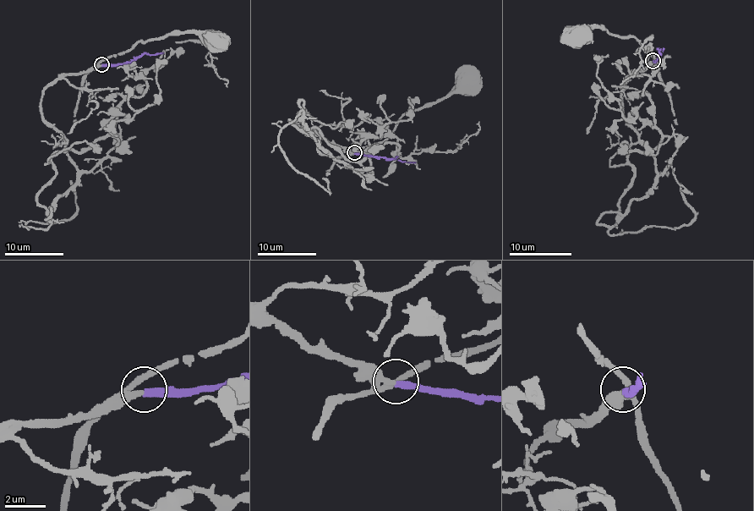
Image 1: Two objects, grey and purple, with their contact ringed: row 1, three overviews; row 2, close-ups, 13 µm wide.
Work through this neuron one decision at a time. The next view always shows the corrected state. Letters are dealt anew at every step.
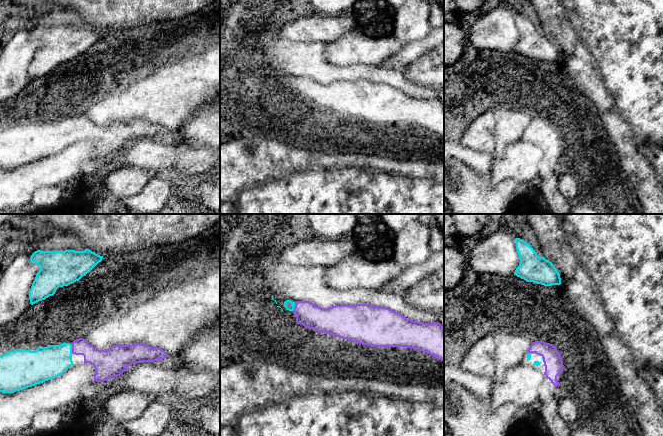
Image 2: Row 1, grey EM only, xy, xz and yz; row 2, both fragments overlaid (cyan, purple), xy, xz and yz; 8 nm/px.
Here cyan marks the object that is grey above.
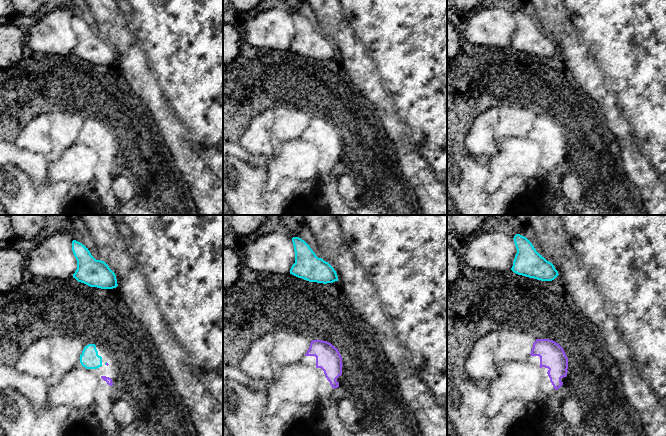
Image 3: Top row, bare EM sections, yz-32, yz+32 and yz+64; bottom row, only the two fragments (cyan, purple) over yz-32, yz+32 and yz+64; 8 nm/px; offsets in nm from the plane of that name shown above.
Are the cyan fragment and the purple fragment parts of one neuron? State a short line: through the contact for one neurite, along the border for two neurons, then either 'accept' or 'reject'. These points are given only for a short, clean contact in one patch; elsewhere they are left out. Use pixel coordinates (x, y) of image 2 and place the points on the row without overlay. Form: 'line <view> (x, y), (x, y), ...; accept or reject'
line xy (46, 139), (71, 125), (86, 125), (100, 135); accept

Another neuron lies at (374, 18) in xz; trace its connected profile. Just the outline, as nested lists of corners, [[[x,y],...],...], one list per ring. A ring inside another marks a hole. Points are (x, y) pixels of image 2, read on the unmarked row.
[[[356,0],[352,13],[357,30],[367,37],[392,36],[395,9],[386,0]]]

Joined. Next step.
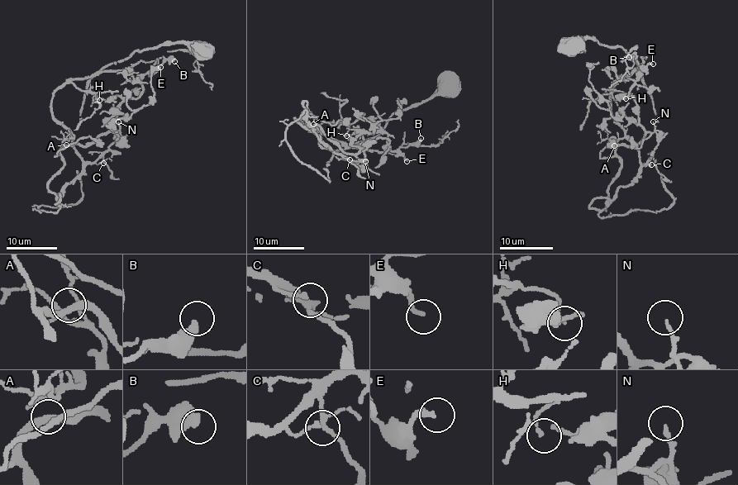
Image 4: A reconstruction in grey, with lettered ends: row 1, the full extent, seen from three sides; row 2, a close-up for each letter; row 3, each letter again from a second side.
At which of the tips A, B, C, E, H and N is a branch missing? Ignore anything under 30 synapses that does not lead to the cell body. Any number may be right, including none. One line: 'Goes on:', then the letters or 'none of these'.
Goes on: none of these

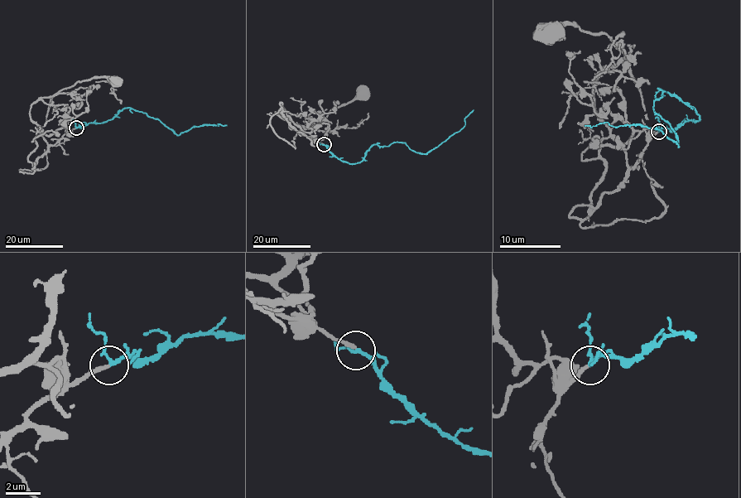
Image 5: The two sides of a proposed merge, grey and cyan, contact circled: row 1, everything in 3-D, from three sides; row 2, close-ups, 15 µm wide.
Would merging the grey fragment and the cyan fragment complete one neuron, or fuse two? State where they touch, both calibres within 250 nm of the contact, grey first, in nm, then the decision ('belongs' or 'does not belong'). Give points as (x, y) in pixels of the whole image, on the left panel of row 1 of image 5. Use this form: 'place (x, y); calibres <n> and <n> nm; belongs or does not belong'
place (76, 128); calibres 190 and 170 nm; belongs

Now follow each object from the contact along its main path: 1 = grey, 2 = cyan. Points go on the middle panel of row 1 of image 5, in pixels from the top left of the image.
1: (323, 144), (296, 132), (277, 114), (306, 128), (319, 123), (331, 109), (358, 99), (363, 93)
2: (323, 144), (339, 159), (353, 164), (377, 144), (401, 142), (425, 153), (459, 132), (473, 109)

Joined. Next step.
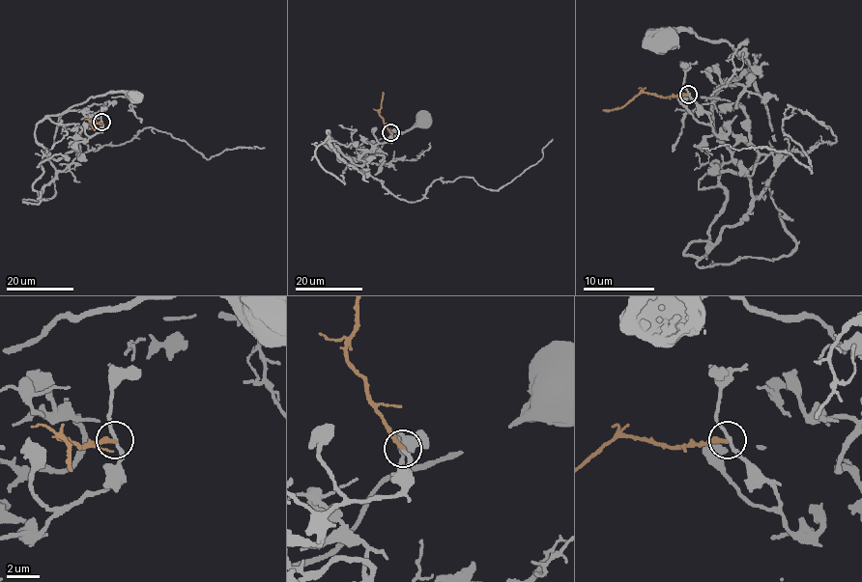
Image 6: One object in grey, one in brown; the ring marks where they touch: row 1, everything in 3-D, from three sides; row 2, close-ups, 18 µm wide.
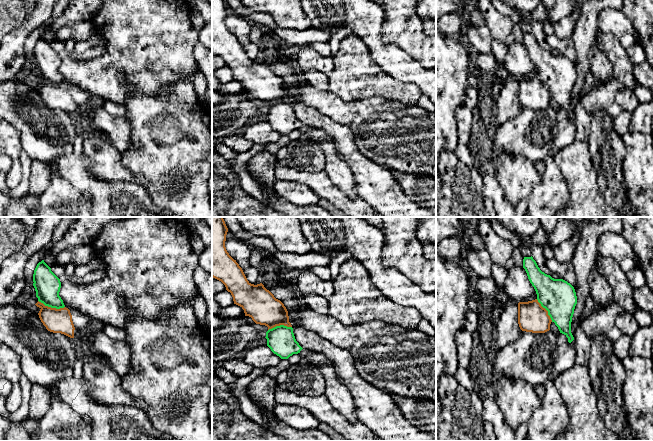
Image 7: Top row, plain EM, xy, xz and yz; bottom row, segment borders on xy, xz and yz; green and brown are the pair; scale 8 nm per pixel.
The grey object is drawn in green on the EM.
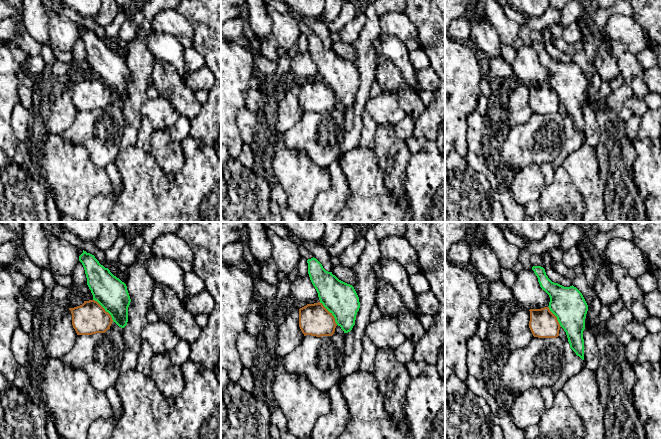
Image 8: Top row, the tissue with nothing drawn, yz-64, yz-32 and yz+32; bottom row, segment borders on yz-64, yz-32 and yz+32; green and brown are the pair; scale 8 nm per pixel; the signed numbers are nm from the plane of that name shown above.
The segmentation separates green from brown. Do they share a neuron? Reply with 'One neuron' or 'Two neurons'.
Two neurons

